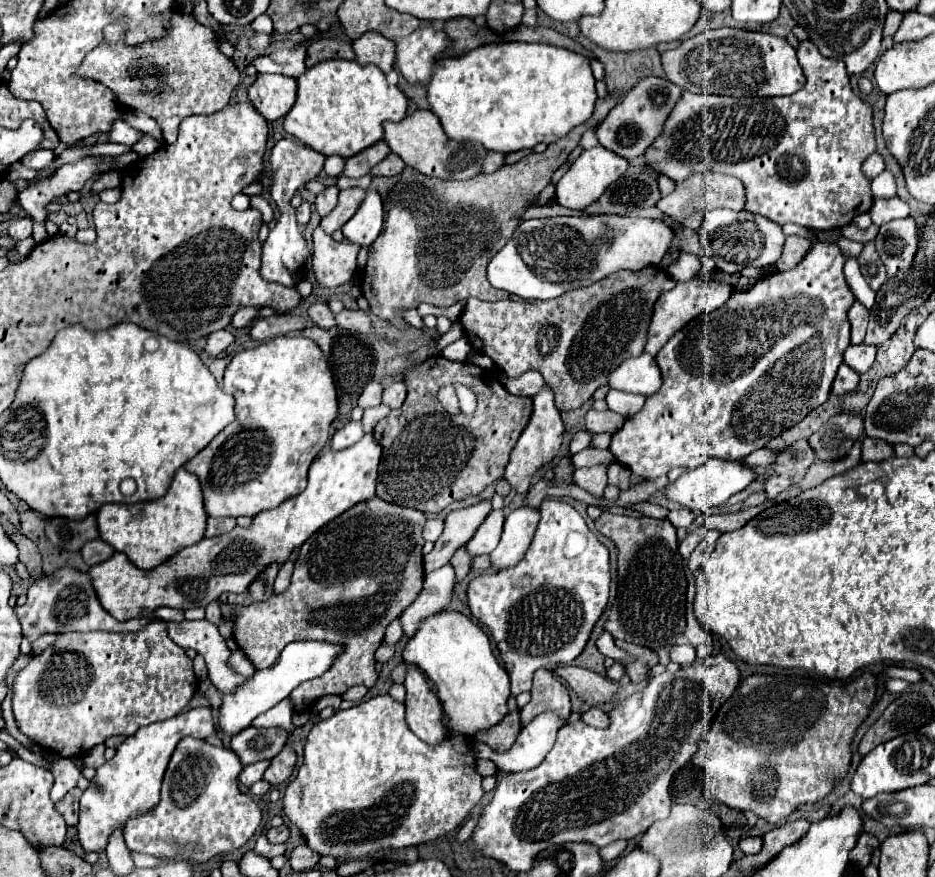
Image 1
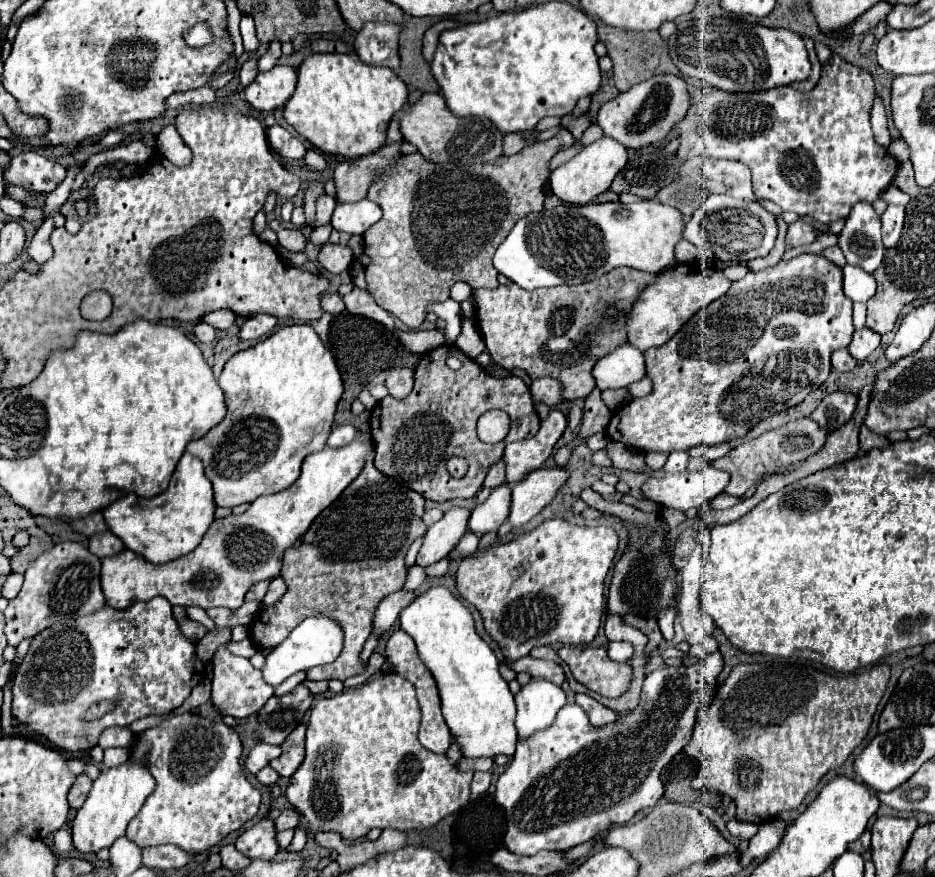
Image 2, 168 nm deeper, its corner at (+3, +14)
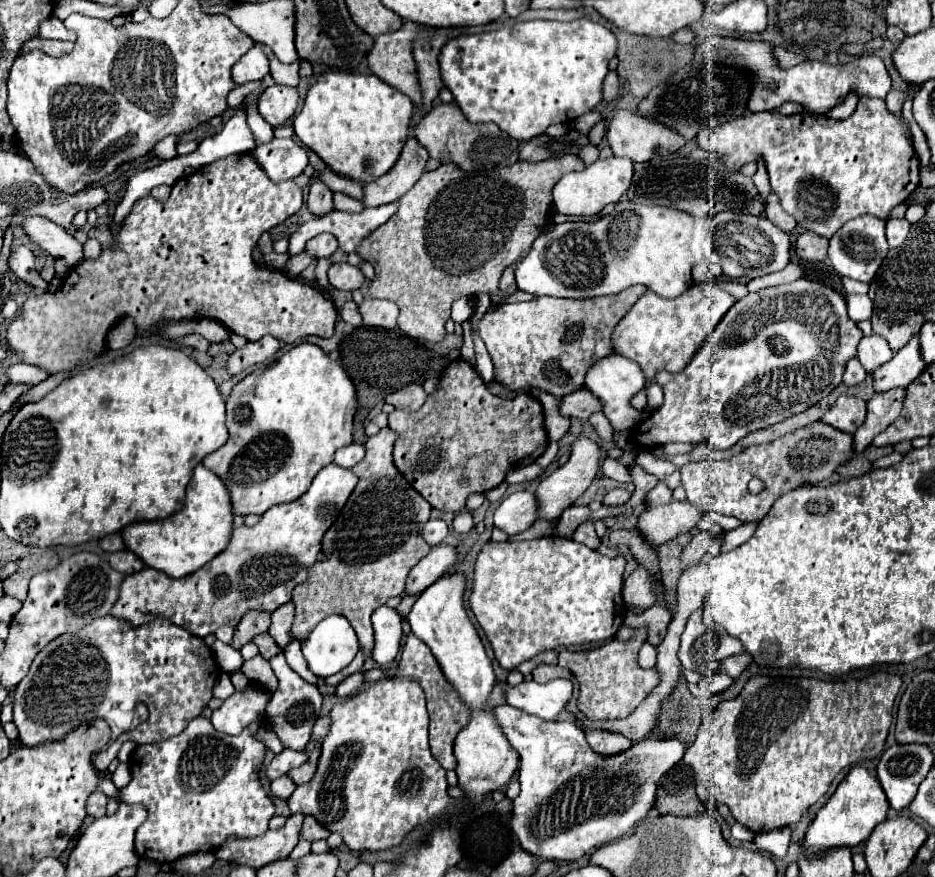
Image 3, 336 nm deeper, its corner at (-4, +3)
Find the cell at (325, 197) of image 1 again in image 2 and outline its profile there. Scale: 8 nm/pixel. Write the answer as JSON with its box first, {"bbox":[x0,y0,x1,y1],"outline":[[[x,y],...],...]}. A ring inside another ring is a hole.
{"bbox":[316,193,336,227],"outline":[[[322,193],[316,199],[316,227],[324,225],[324,223],[328,223],[331,220],[336,203],[336,200],[328,193]]]}

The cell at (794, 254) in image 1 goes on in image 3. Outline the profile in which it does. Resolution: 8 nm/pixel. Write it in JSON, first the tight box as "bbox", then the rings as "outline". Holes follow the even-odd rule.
{"bbox":[795,232,829,260],"outline":[[[803,232],[795,242],[795,252],[803,260],[825,260],[827,258],[827,244],[829,240],[817,236],[813,232]]]}

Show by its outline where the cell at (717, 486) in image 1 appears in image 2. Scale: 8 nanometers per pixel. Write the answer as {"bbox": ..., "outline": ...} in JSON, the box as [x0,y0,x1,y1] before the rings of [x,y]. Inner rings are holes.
{"bbox":[642,463,728,511],"outline":[[[710,463],[704,465],[700,471],[666,473],[662,479],[652,477],[642,485],[642,493],[650,501],[686,511],[690,507],[702,507],[704,503],[712,501],[726,489],[726,485],[728,473],[716,469]]]}

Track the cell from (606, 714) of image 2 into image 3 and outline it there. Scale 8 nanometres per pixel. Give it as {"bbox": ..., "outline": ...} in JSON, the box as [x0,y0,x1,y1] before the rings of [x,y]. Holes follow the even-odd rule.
{"bbox":[585,730,631,756],"outline":[[[593,730],[593,732],[585,732],[585,734],[587,734],[587,742],[593,748],[593,752],[597,752],[601,756],[615,756],[615,754],[631,748],[631,740],[627,740],[619,734],[613,734],[613,732]]]}

